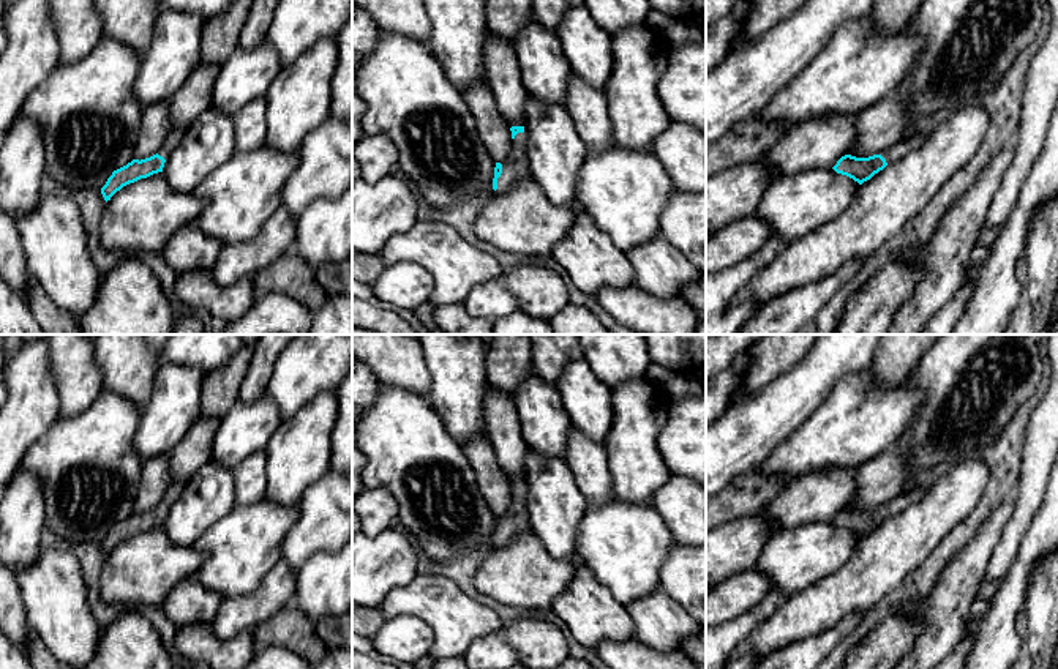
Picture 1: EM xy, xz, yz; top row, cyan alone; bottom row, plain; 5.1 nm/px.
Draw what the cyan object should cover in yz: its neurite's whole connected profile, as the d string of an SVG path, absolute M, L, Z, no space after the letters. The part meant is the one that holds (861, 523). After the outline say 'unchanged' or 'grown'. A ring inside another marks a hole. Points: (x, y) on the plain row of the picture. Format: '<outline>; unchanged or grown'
M922 483L916 489L910 492L902 492L891 502L881 505L880 508L873 508L869 511L856 511L851 508L845 508L837 514L832 522L837 527L846 529L862 538L864 535L870 533L875 527L883 524L887 518L892 518L905 511L908 506L917 503L925 489L927 484Z; grown

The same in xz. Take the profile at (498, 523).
M512 480L510 484L513 492L512 508L505 516L496 516L494 521L493 543L496 548L521 533L532 532L524 480Z; grown

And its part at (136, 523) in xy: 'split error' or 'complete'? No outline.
split error

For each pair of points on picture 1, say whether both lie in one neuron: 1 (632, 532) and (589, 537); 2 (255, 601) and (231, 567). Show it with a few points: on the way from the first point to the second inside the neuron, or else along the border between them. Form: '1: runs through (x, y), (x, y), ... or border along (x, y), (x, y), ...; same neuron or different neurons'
1: runs through (621, 537), (600, 537); same neuron
2: border along (275, 567), (251, 592), (225, 600); different neurons

